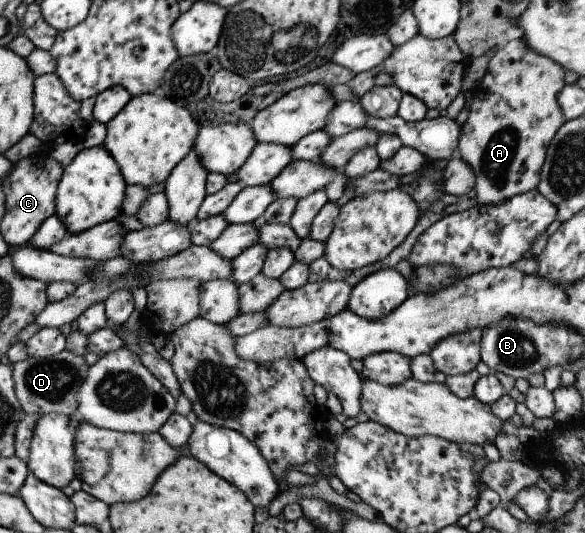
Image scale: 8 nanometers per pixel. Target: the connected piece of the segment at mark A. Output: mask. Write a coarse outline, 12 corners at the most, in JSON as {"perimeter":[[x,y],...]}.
{"perimeter":[[516,38],[461,122],[481,205],[536,189],[564,69]]}

